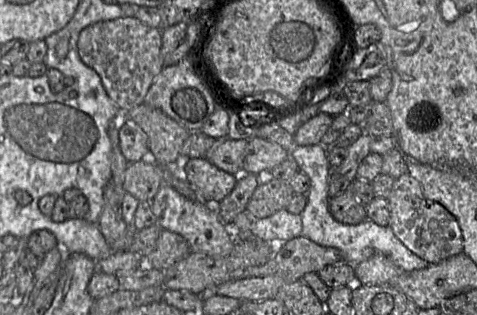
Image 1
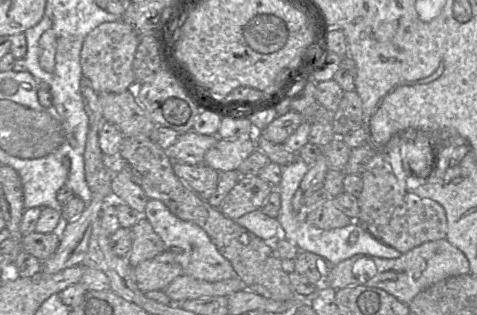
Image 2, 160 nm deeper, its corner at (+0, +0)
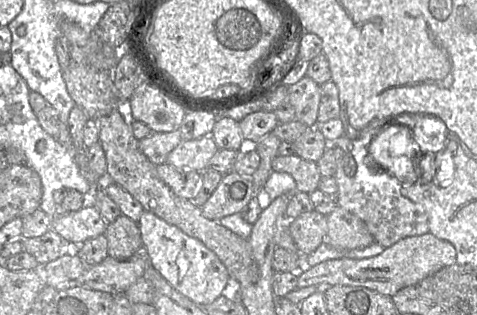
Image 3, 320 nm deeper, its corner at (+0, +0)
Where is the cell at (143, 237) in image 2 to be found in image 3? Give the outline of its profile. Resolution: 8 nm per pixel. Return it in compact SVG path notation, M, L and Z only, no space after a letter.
M120 215L108 223L103 234L107 239L109 257L115 259L128 259L143 251L138 223L127 216Z

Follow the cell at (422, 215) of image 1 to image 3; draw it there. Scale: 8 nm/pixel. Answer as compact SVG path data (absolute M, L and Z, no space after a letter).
M344 133L328 143L335 150L336 172L333 178L338 186L337 204L365 223L374 242L387 248L406 237L429 233L428 215L424 207L402 195L404 177L389 170L384 159L377 158L374 169L367 167L366 162L370 164L369 151L368 145L363 143L363 133L352 139Z

